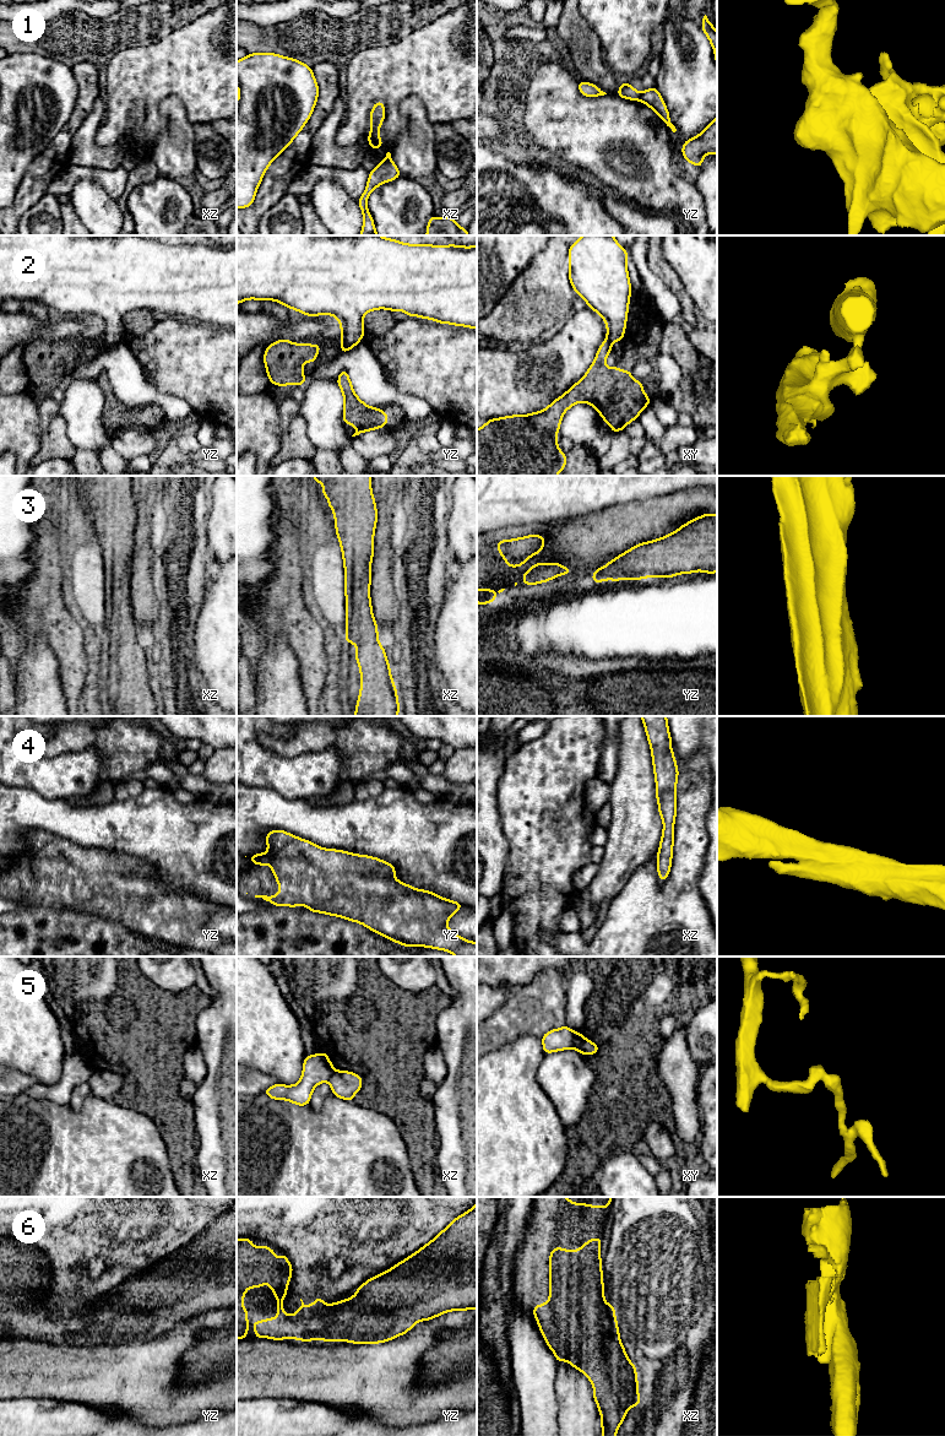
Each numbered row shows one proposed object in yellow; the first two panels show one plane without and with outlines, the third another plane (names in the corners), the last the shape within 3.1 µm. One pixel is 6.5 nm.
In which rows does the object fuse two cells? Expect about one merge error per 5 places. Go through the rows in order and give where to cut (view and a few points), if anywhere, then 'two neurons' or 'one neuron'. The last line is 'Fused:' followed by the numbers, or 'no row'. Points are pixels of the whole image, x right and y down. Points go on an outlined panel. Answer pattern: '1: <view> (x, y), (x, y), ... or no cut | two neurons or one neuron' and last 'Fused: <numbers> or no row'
1: yz (641, 93), (639, 99) | two neurons
2: yz (342, 337), (351, 347) | two neurons
3: no cut | one neuron
4: no cut | one neuron
5: xy (577, 1033), (570, 1047) | two neurons
6: no cut | one neuron
Fused: 1, 2, 5

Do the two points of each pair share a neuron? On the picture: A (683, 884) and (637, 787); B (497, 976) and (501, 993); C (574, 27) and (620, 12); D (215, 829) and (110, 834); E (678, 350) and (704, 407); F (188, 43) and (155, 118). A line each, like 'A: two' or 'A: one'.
A: two
B: two
C: two
D: one
E: one
F: one

